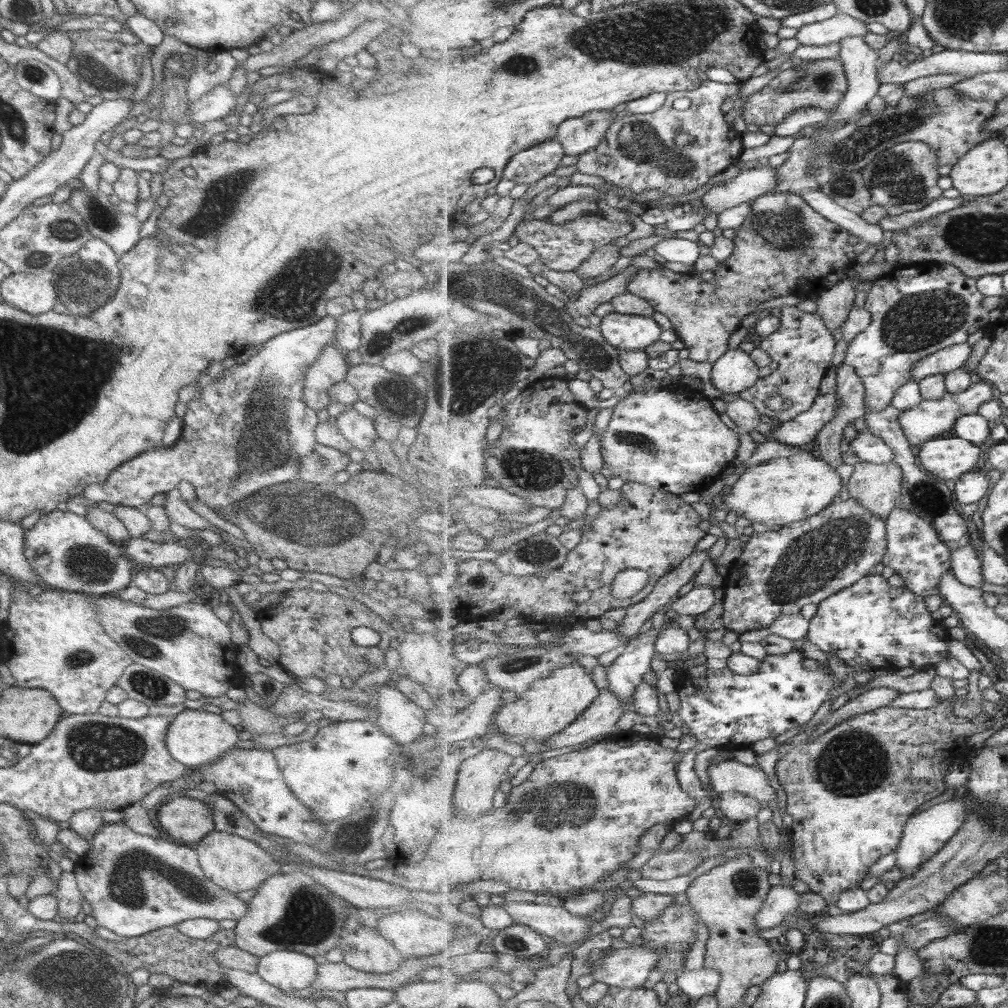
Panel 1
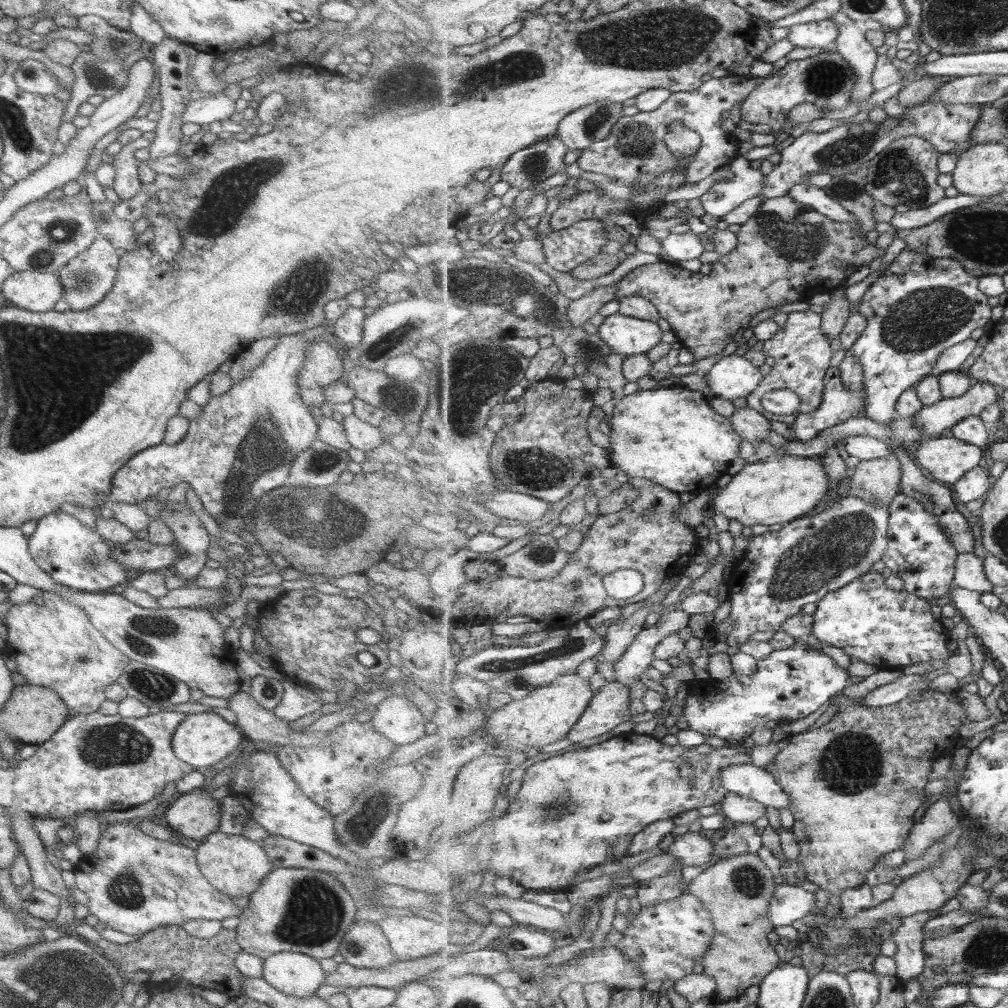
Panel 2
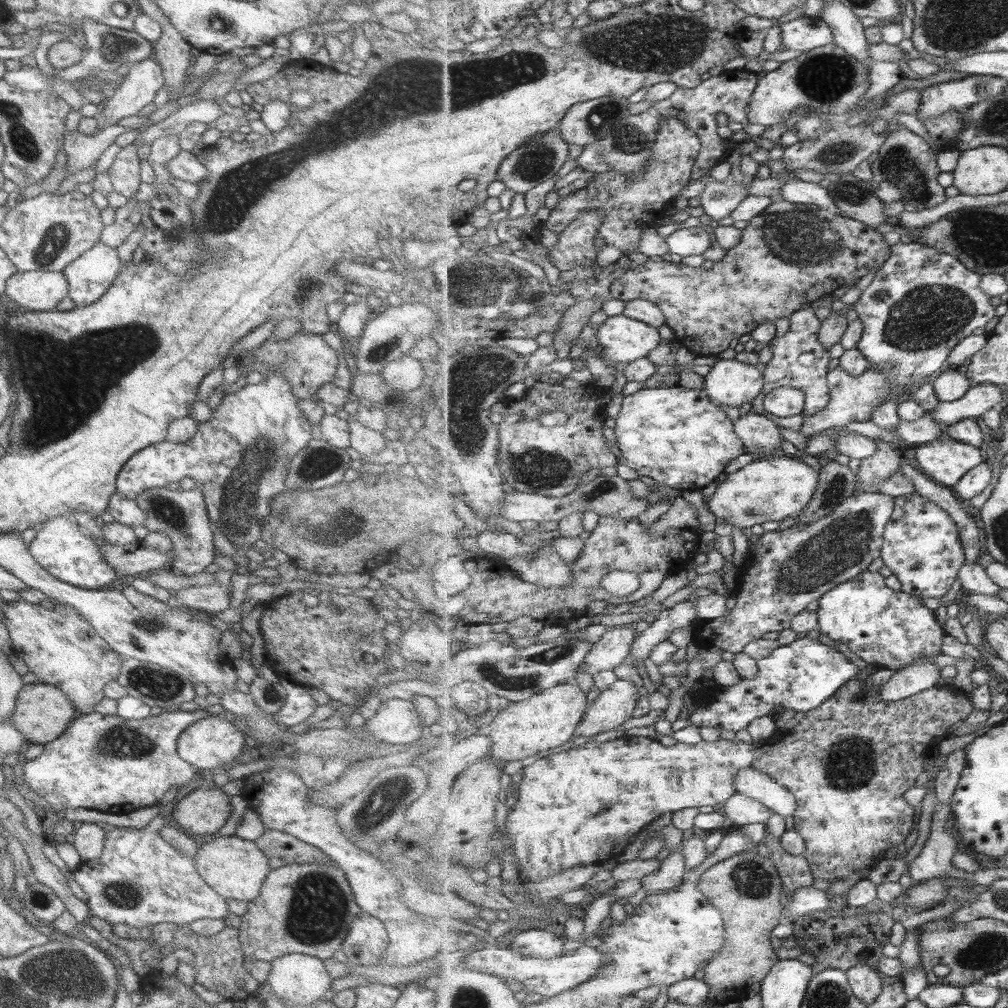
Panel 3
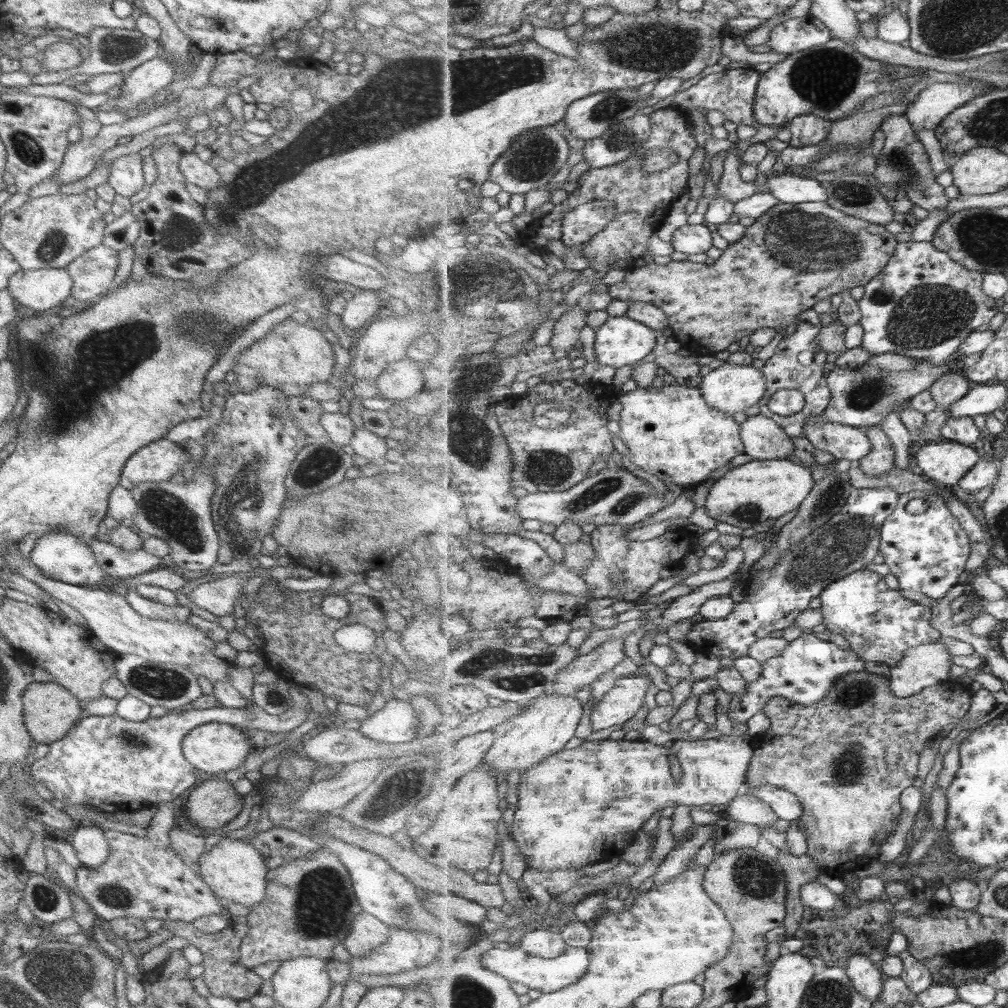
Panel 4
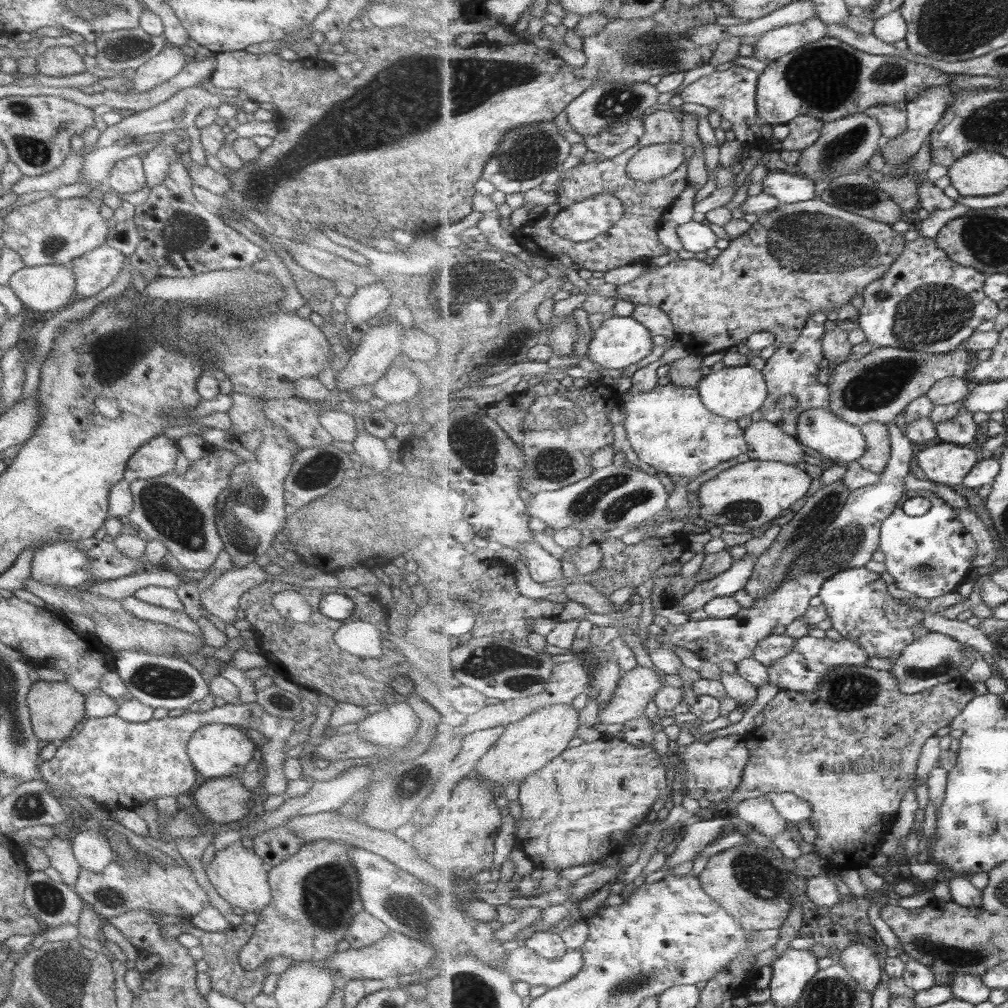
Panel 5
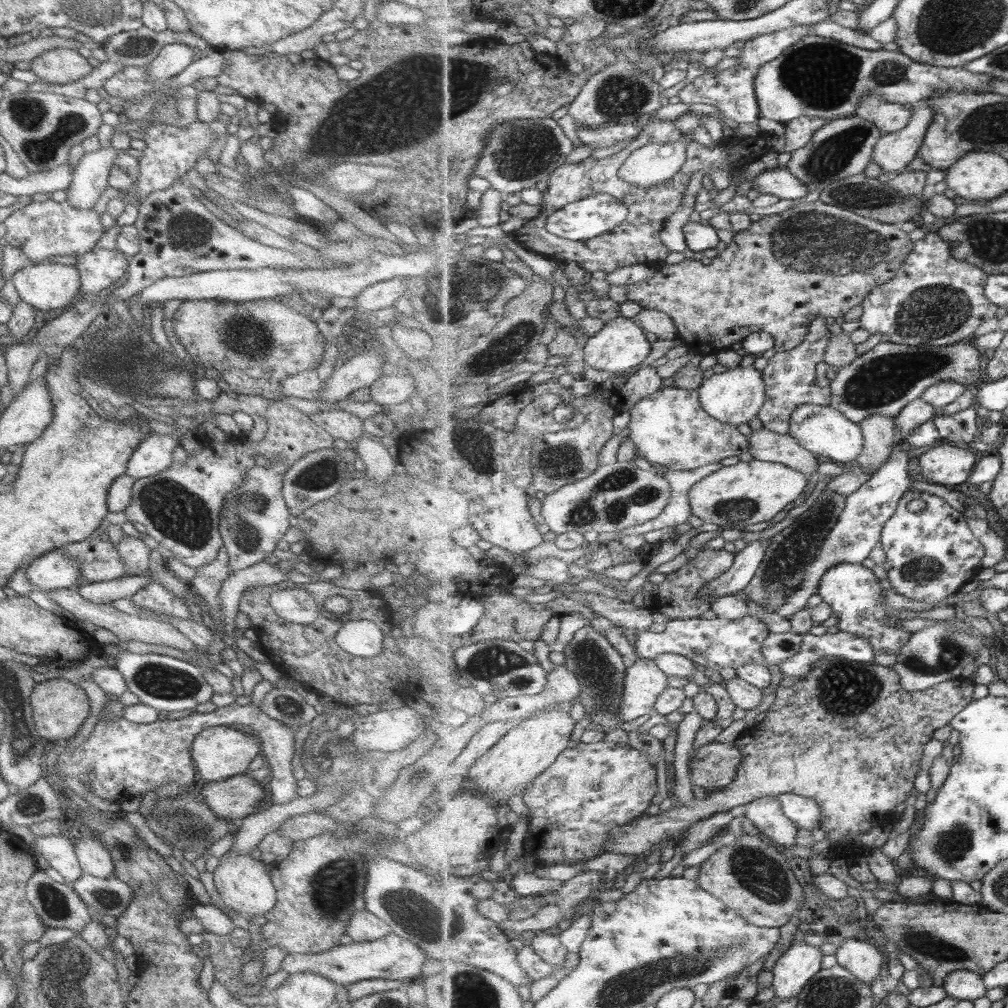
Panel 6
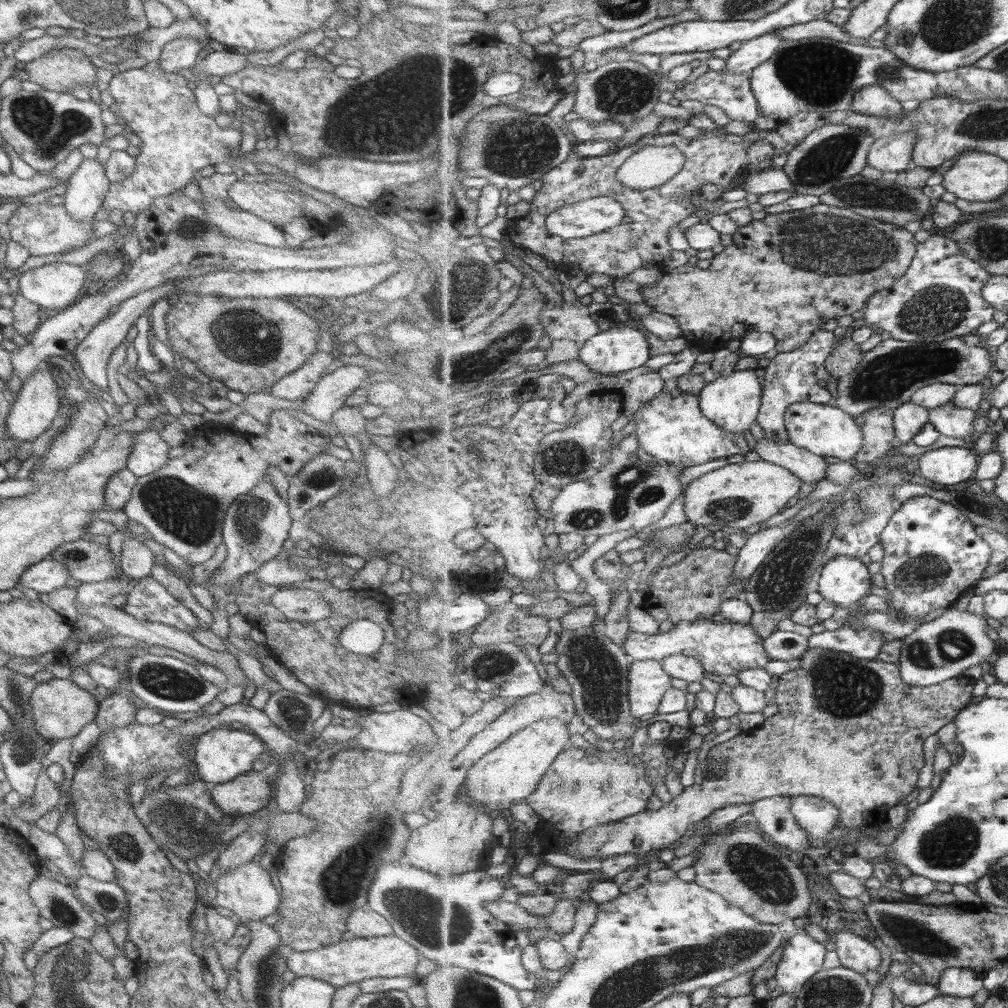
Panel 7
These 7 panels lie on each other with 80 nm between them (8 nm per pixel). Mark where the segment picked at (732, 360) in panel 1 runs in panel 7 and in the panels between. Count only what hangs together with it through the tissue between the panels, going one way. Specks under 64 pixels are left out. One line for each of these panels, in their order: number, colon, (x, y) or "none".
2: (732, 377)
3: (731, 383)
4: (732, 388)
5: (733, 392)
6: (736, 396)
7: (733, 403)

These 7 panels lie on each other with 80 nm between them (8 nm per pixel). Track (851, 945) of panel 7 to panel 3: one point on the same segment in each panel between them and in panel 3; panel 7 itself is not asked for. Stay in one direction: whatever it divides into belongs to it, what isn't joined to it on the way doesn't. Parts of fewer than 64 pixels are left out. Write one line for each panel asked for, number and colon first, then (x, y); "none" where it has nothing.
3: (867, 982)
4: (868, 978)
5: (863, 963)
6: (865, 960)

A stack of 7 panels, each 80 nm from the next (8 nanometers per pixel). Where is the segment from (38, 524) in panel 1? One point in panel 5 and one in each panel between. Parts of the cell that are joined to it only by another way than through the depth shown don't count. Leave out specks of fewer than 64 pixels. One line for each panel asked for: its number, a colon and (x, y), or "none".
2: (73, 556)
3: (68, 553)
4: (59, 556)
5: (54, 564)

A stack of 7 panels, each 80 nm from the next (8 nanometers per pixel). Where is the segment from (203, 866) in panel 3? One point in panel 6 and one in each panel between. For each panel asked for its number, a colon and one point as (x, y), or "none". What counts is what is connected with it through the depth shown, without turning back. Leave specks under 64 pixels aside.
4: (234, 871)
5: (237, 875)
6: (242, 884)

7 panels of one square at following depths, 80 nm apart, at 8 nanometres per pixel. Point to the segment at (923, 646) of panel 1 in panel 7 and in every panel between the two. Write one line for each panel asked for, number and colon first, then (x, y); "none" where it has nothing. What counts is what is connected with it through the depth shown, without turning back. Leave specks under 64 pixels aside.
2: (891, 629)
3: (886, 628)
4: (880, 625)
5: (860, 608)
6: (852, 590)
7: (844, 580)

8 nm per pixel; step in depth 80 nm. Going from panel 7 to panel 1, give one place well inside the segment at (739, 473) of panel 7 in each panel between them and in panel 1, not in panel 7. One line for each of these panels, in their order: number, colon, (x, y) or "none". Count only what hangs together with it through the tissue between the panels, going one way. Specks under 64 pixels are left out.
1: (788, 489)
2: (779, 489)
3: (772, 488)
4: (751, 494)
5: (750, 494)
6: (747, 493)

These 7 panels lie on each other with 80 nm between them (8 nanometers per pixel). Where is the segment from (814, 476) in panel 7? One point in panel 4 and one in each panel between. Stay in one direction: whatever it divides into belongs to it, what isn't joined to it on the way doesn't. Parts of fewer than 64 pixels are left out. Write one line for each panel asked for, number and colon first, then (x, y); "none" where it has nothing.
4: (764, 439)
5: (767, 441)
6: (766, 445)

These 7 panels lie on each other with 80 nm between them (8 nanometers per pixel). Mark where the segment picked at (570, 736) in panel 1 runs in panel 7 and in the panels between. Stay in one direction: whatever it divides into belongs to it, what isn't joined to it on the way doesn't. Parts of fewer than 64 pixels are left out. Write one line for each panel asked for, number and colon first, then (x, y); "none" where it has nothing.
2: (611, 706)
3: (616, 704)
4: (622, 702)
5: (638, 686)
6: (644, 683)
7: (649, 682)

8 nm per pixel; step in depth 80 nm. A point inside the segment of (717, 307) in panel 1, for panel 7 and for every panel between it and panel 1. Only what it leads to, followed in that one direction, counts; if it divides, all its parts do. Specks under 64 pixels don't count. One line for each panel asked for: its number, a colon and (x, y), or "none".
2: (788, 251)
3: (790, 255)
4: (796, 255)
5: (803, 258)
6: (815, 259)
7: (788, 274)

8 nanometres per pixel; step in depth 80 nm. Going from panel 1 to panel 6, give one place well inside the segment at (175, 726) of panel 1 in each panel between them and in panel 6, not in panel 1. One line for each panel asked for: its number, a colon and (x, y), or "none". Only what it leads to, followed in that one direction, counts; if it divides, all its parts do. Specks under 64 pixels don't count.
2: (202, 739)
3: (213, 744)
4: (214, 748)
5: (215, 750)
6: (217, 752)

